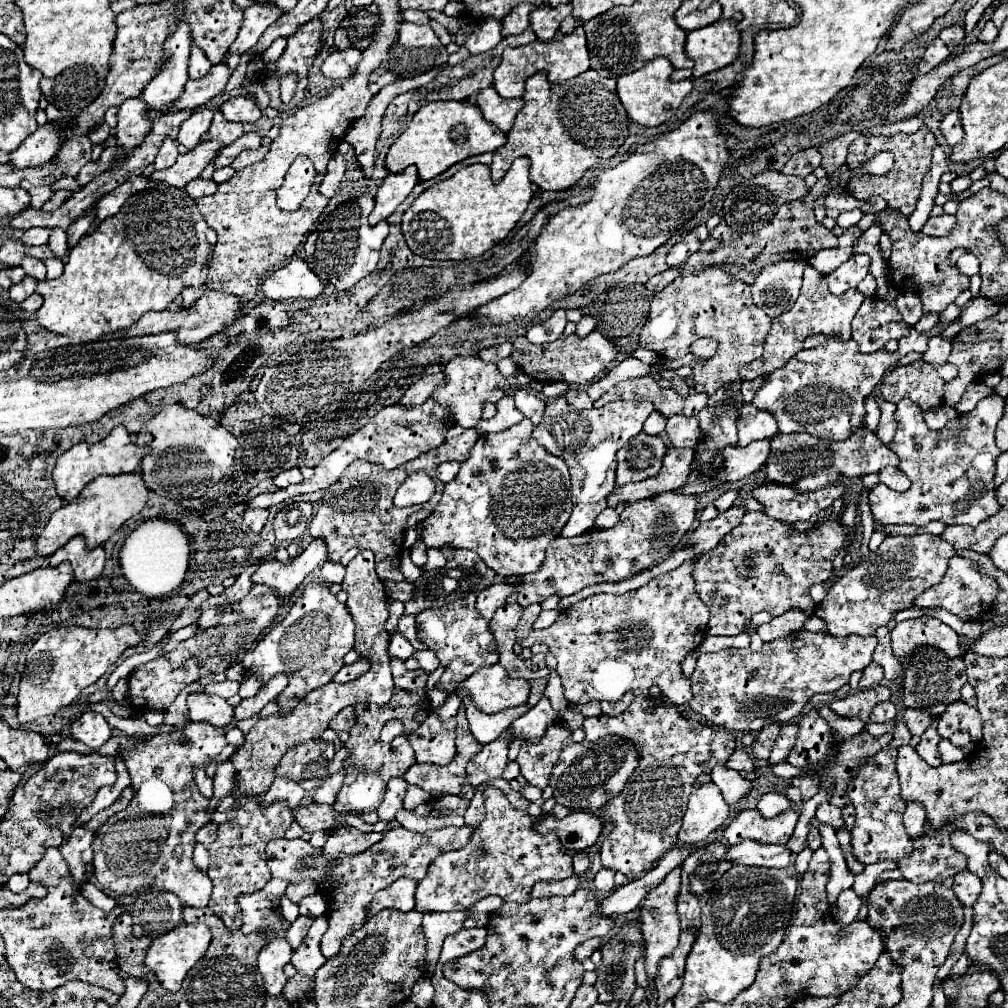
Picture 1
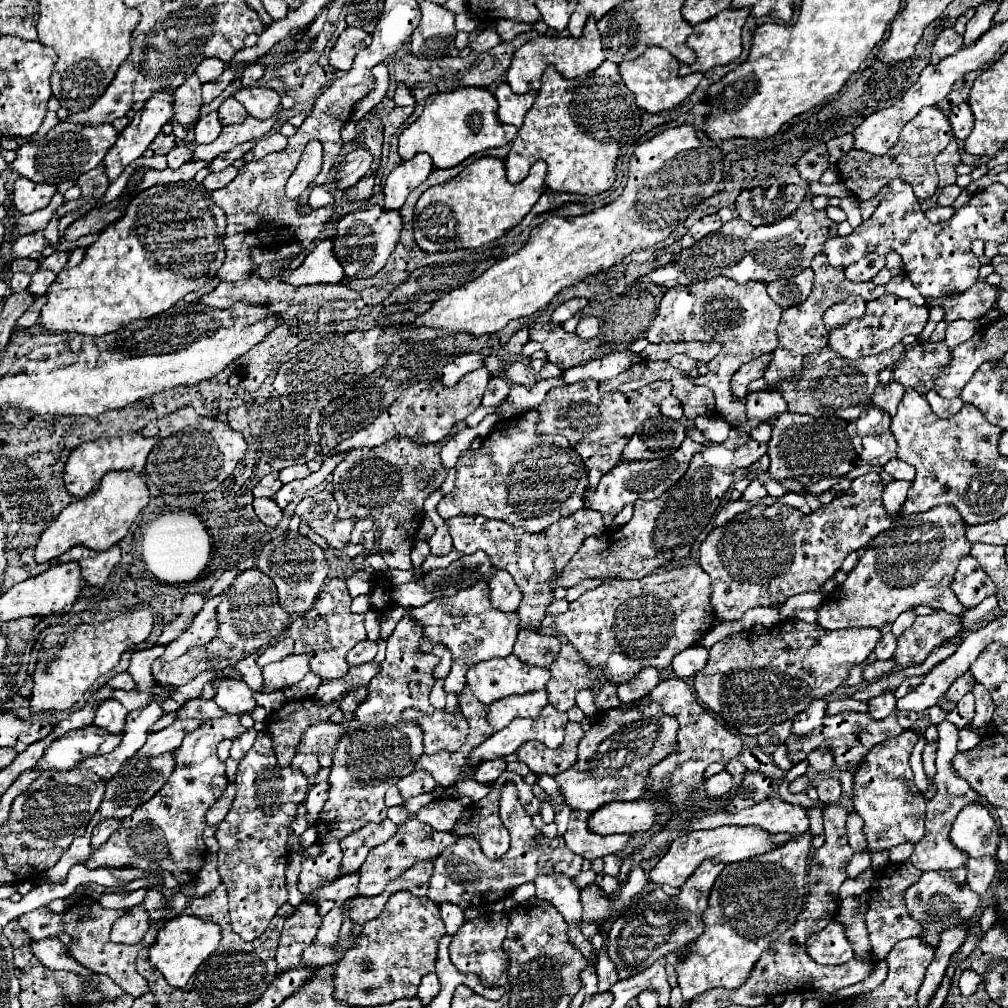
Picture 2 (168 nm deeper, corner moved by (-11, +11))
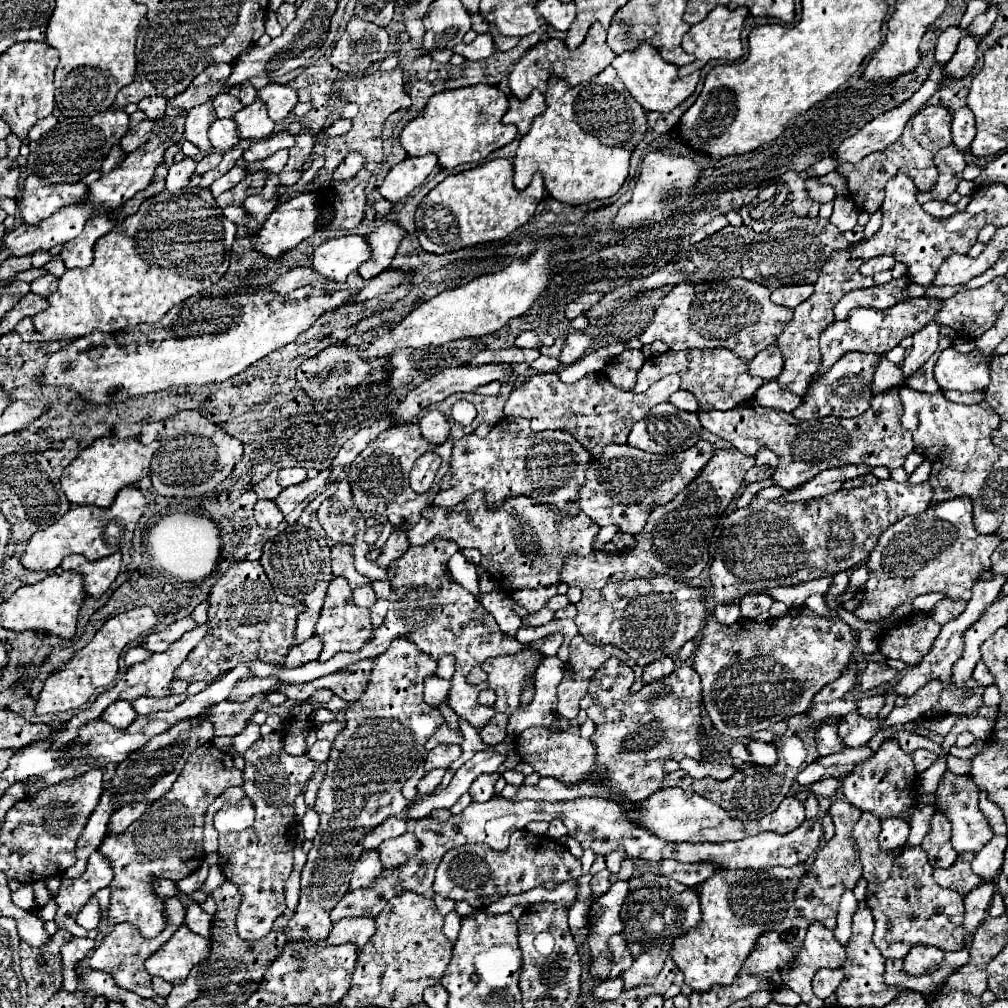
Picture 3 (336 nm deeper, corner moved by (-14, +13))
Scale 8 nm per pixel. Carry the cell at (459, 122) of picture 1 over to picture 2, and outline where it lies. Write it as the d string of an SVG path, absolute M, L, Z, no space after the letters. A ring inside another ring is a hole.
M454 88L450 92L432 94L426 98L422 116L402 132L398 154L402 160L410 160L426 152L436 168L452 168L480 150L504 146L514 140L518 128L502 124L496 112L498 102L486 88Z

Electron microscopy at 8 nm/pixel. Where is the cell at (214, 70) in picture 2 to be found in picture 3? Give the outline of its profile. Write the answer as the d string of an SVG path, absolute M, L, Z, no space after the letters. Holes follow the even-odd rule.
M211 64L199 76L195 76L193 84L207 84L211 80L225 80L231 74L231 64Z

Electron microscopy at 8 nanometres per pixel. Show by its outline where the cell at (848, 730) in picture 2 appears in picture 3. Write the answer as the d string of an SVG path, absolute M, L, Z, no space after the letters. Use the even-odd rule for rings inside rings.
M791 716L787 720L787 732L785 732L785 740L779 738L777 742L773 742L777 746L777 764L771 768L763 768L763 766L745 766L741 770L735 772L733 778L717 782L717 780L695 780L691 776L687 776L687 772L677 770L673 774L667 774L661 782L661 788L675 788L679 786L681 790L691 790L697 792L713 802L717 802L723 810L729 812L731 818L735 820L759 820L767 814L771 814L781 802L783 798L787 798L793 782L797 775L807 768L807 764L815 762L819 758L819 752L815 748L815 728L811 728L807 724L807 716Z

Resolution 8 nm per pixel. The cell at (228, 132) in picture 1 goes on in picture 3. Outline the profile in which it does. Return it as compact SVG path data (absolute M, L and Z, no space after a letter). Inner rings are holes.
M225 92L225 94L219 94L213 98L213 108L215 108L217 118L233 118L243 108L243 104L237 96Z

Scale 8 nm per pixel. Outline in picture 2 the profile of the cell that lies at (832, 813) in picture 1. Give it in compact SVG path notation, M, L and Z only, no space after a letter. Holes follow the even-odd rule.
M828 776L828 778L824 778L818 786L816 786L816 790L818 790L818 798L820 798L820 802L824 802L824 804L836 804L838 800L840 800L840 796L842 796L842 786L840 786L840 780L836 778L836 776Z

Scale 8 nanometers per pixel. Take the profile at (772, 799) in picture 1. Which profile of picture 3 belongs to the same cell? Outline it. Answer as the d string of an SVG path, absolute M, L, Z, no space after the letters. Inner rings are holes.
M811 762L811 764L797 776L797 782L807 788L807 786L811 786L813 782L821 780L823 774L825 774L825 768L823 768L819 762Z

